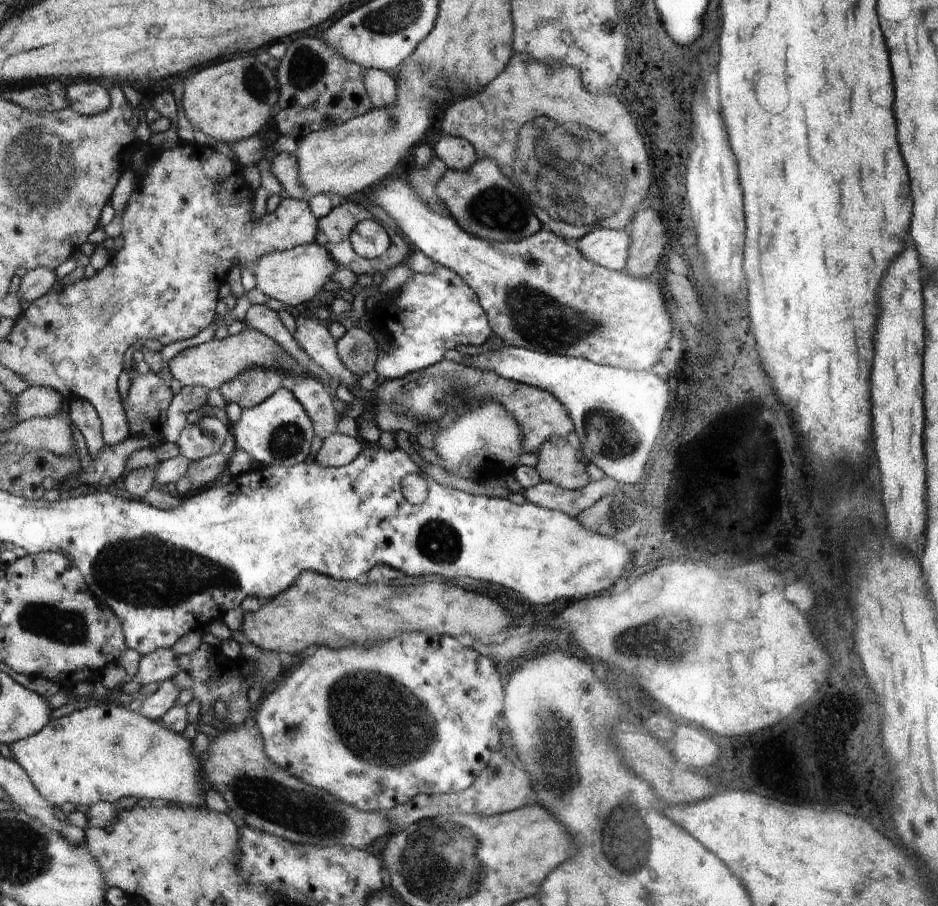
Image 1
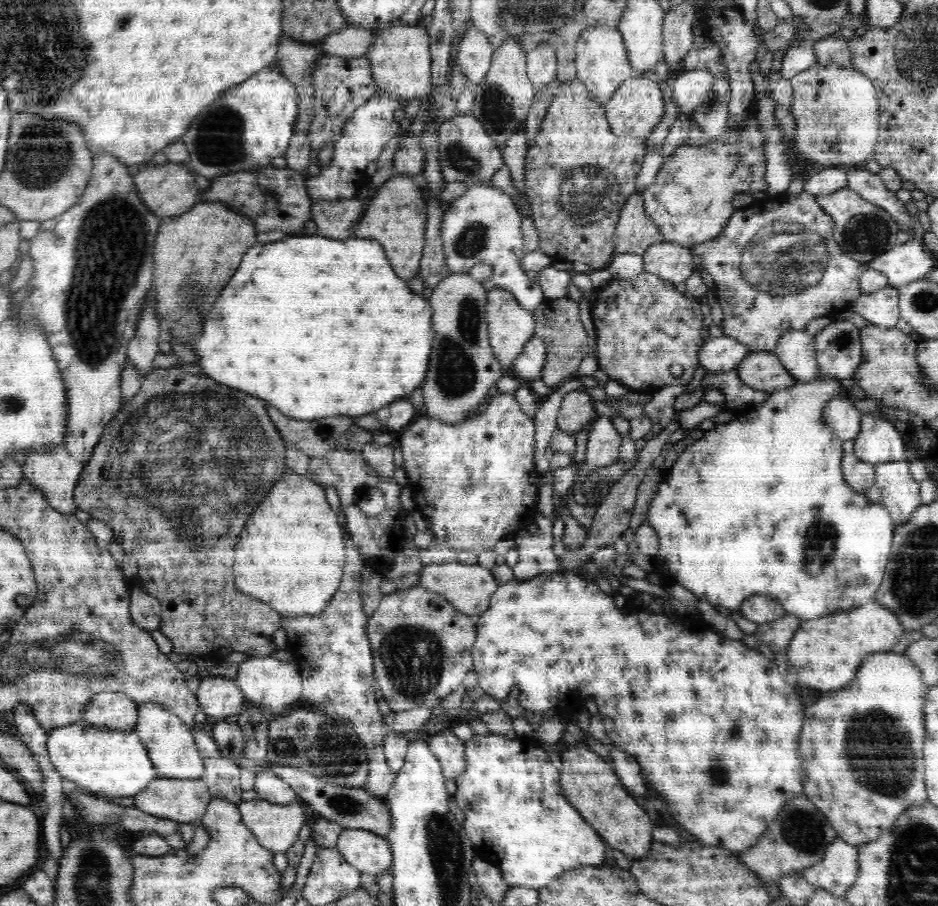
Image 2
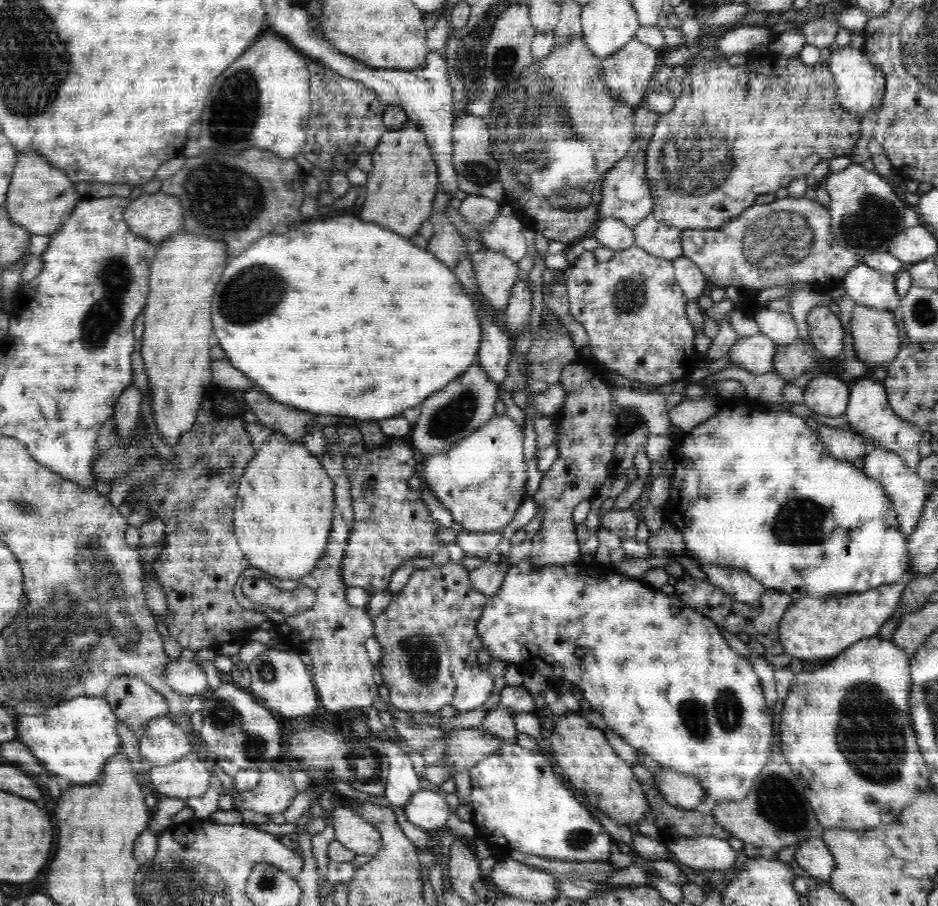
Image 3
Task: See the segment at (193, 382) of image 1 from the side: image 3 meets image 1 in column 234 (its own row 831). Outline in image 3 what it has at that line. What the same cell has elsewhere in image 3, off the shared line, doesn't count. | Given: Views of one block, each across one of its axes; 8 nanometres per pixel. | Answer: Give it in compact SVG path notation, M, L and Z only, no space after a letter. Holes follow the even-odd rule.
M342 804L340 807L334 807L332 824L334 824L335 840L354 851L356 855L374 857L380 851L379 831L348 806Z

